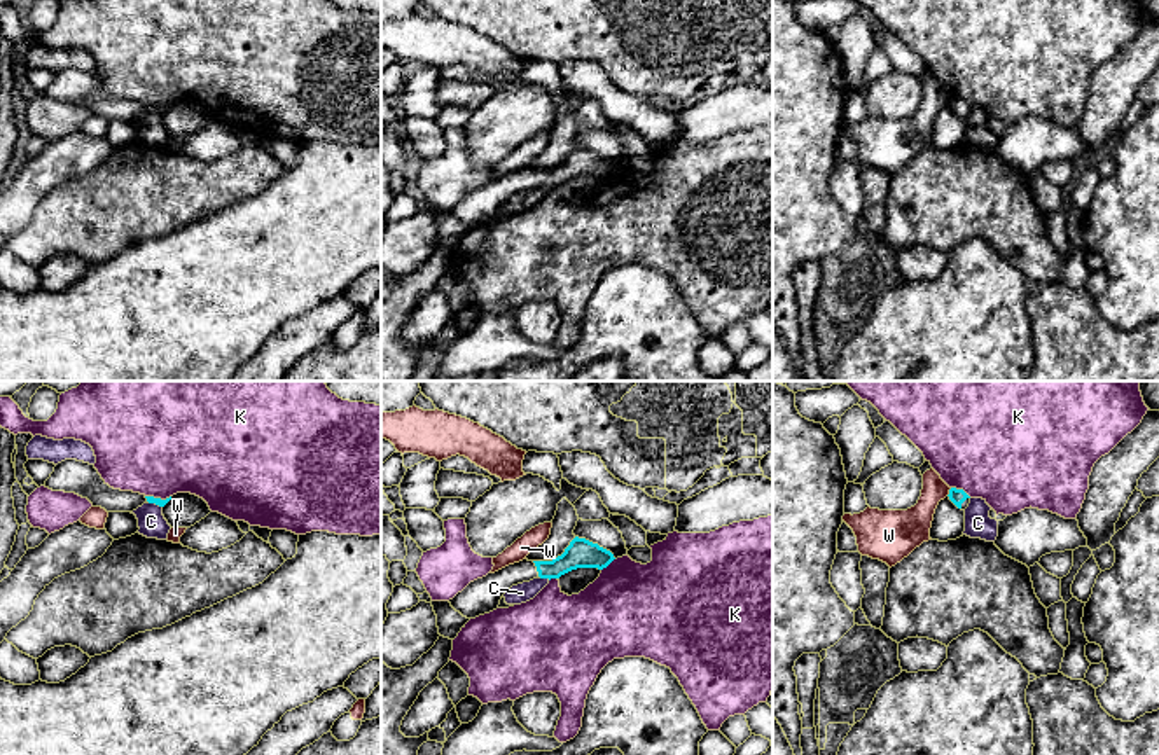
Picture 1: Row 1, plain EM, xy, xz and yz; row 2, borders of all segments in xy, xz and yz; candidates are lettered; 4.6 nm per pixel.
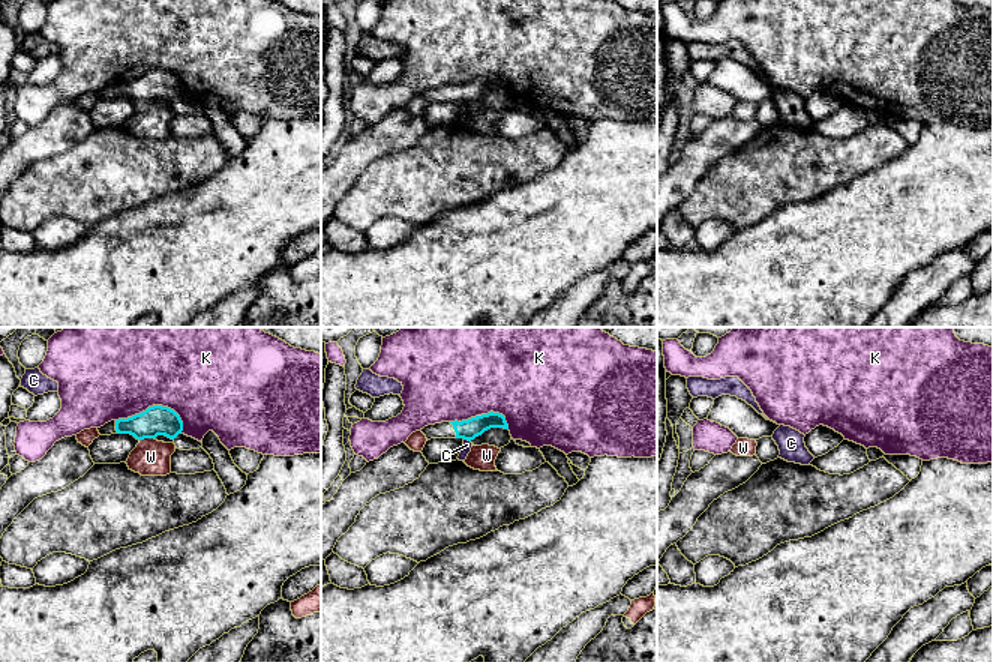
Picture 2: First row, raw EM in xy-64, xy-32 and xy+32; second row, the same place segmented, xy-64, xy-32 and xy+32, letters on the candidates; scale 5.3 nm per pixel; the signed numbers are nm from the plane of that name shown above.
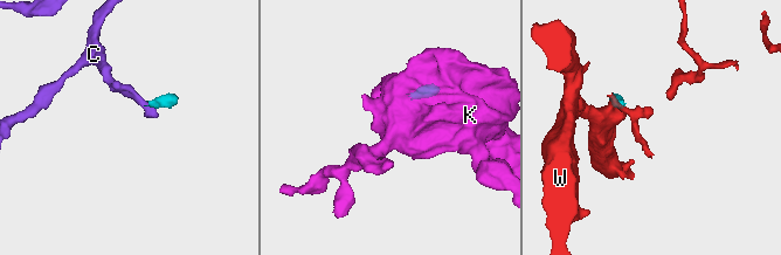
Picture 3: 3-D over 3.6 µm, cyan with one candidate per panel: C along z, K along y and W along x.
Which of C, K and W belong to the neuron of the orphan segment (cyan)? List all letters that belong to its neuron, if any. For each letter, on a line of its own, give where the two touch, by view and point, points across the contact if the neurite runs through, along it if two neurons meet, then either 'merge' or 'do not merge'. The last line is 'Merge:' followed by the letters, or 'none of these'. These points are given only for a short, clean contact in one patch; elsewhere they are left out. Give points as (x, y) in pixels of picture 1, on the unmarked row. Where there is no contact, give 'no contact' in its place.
C: meets cyan in xz at (544, 186); border along xz (539, 184), (549, 187); do not merge
K: meets cyan in yz at (962, 98); border along yz (951, 95), (962, 96), (971, 105); do not merge
W: meets cyan in yz at (950, 100); do not merge
Merge: none of these

